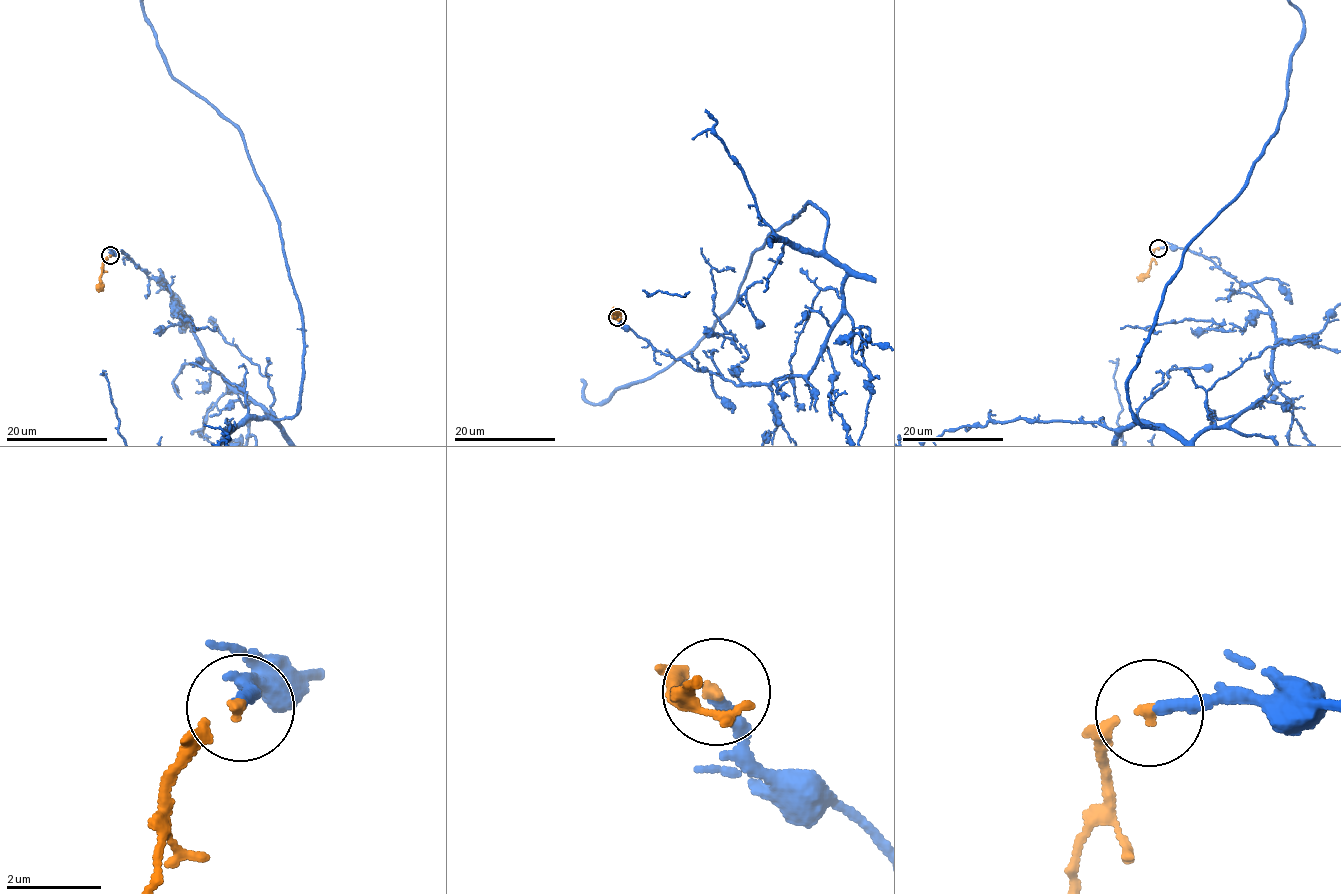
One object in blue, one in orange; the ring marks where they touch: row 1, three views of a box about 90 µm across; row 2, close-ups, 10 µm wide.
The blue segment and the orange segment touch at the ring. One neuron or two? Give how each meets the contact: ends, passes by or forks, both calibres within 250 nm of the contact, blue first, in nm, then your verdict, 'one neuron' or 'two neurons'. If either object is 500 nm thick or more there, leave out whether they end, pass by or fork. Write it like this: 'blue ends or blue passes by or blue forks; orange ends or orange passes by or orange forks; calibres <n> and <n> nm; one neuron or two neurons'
blue ends; orange ends; calibres 280 and 170 nm; one neuron

